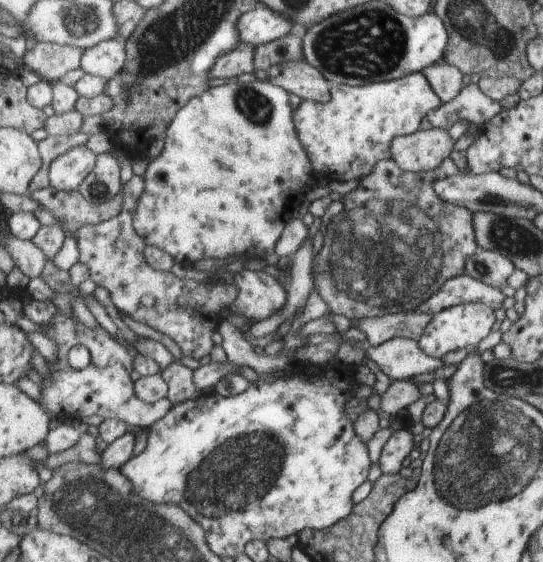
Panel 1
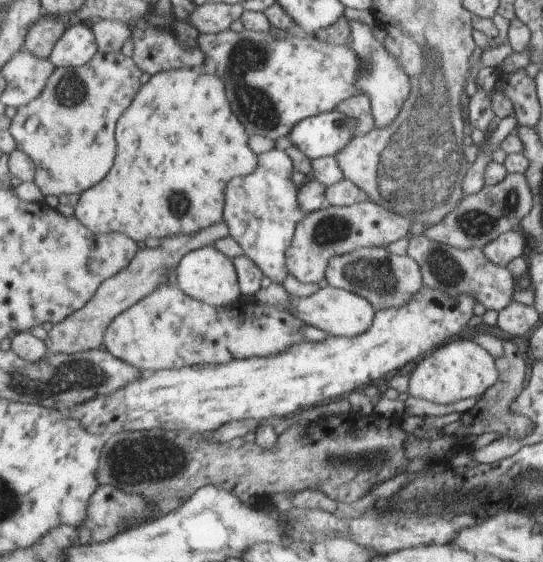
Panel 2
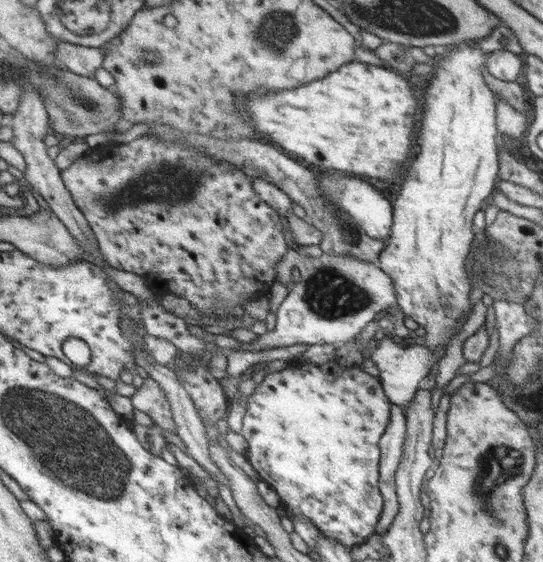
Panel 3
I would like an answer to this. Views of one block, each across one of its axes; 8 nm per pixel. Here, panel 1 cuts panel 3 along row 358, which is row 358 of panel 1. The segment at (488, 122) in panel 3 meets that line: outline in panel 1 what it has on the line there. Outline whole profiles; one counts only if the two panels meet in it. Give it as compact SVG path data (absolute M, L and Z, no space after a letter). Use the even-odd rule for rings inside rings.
M459 304L437 312L427 322L417 344L419 349L429 358L440 359L449 350L473 349L489 334L493 326L493 312L479 310L477 304Z

